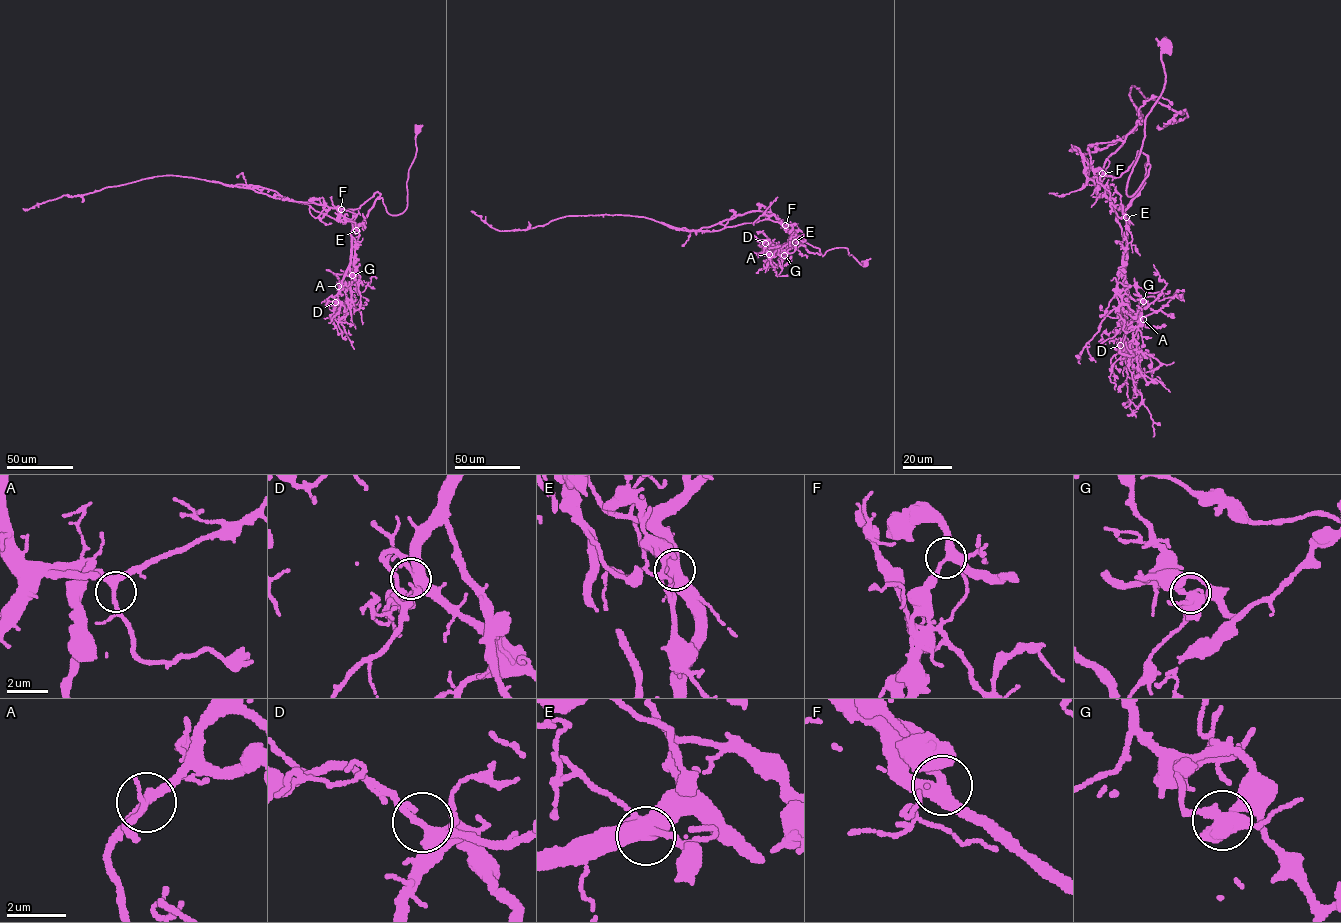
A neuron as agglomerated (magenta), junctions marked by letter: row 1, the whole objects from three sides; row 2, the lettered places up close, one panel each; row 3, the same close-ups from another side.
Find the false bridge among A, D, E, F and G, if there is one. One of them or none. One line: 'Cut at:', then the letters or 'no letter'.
Cut at: G

